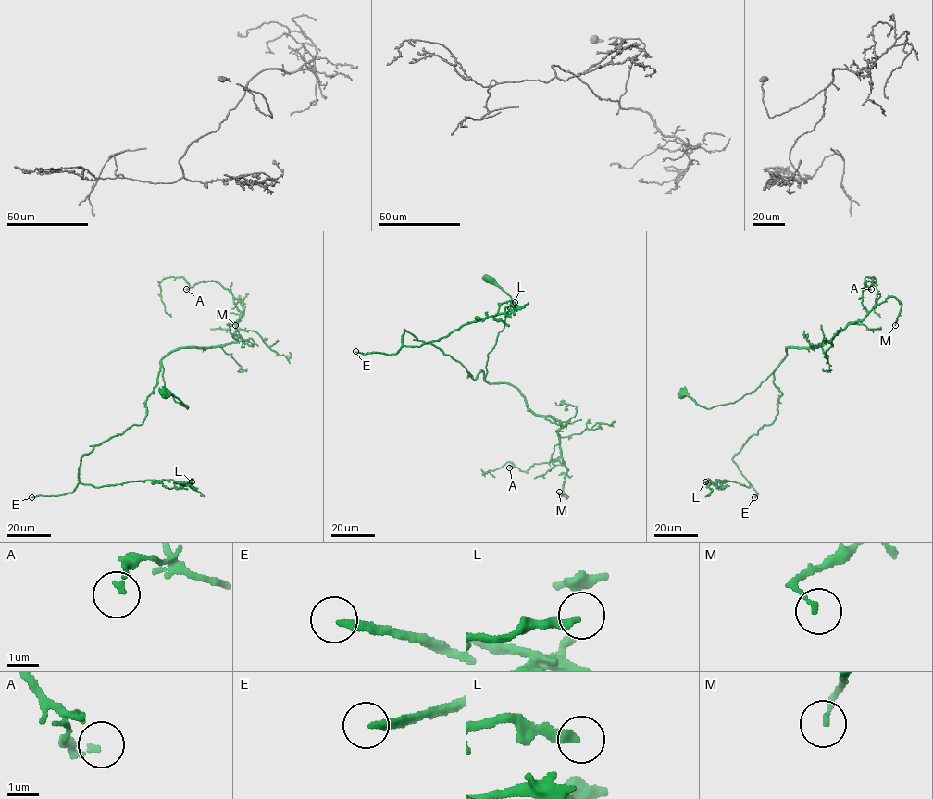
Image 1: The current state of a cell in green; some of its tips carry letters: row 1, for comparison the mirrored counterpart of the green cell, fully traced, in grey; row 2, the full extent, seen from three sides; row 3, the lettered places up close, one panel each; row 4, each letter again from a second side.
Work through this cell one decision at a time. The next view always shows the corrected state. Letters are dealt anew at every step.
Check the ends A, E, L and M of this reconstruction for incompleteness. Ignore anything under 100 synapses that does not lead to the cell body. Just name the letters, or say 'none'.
E

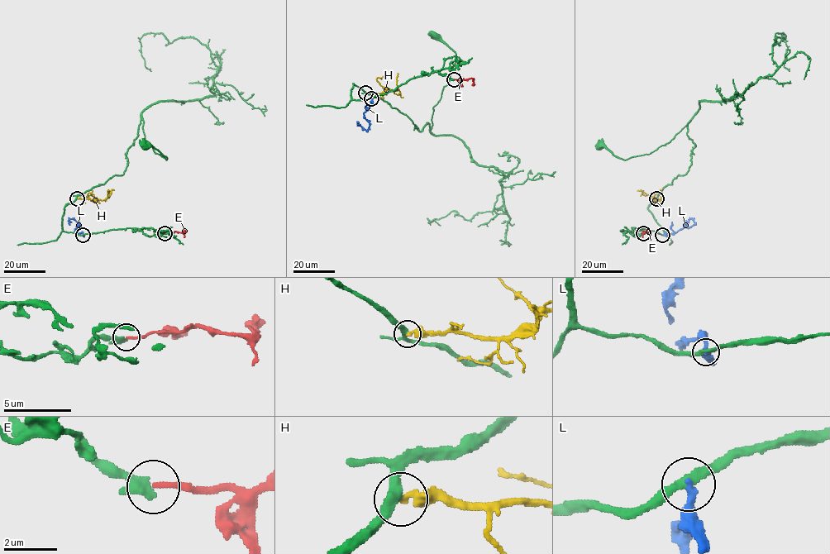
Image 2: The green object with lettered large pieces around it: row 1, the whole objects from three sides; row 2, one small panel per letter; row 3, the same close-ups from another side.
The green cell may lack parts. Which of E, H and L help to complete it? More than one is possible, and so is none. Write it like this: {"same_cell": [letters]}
{"same_cell": ["E"]}

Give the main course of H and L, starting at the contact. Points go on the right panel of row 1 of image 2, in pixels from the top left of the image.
H: (657, 198), (653, 200), (642, 191), (637, 190)
L: (662, 235), (675, 233), (695, 222), (689, 219), (686, 225)

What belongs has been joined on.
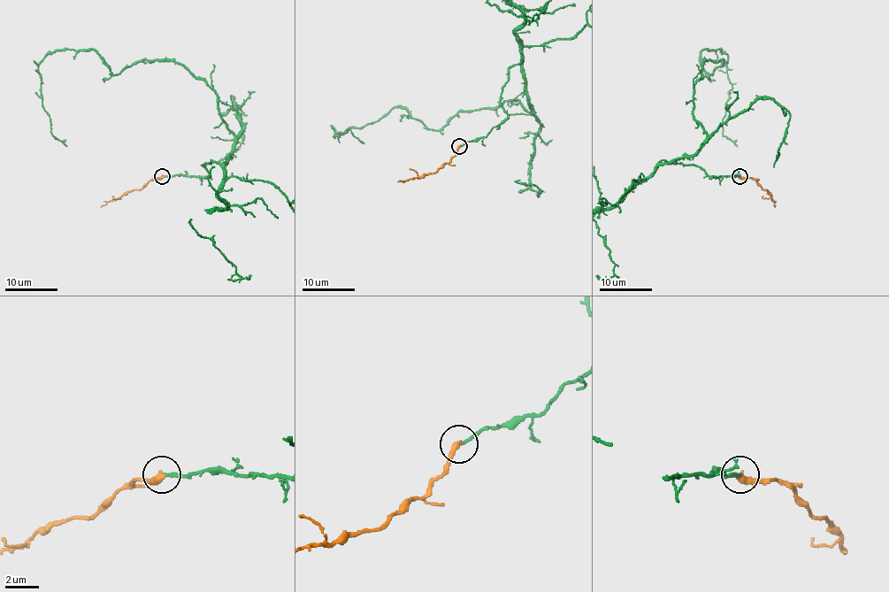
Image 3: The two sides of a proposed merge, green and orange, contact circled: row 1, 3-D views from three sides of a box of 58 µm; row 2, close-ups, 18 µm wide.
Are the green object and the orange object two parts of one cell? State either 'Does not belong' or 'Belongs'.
Belongs

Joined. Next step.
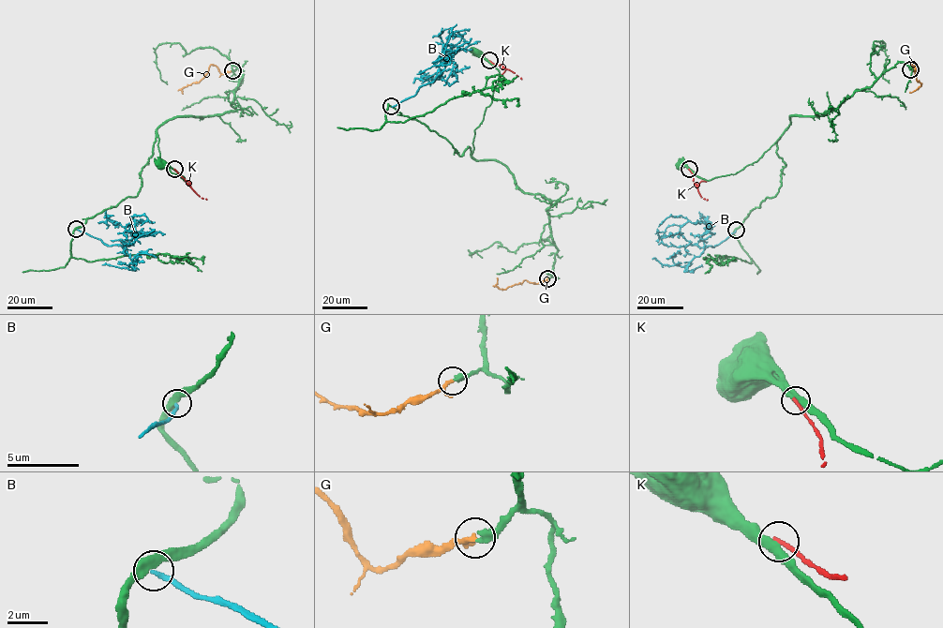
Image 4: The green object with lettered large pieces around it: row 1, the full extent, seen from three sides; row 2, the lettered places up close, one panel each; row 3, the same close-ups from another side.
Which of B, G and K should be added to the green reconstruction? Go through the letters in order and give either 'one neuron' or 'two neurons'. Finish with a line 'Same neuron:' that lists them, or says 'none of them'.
B: two neurons
G: one neuron
K: two neurons
Same neuron: G

